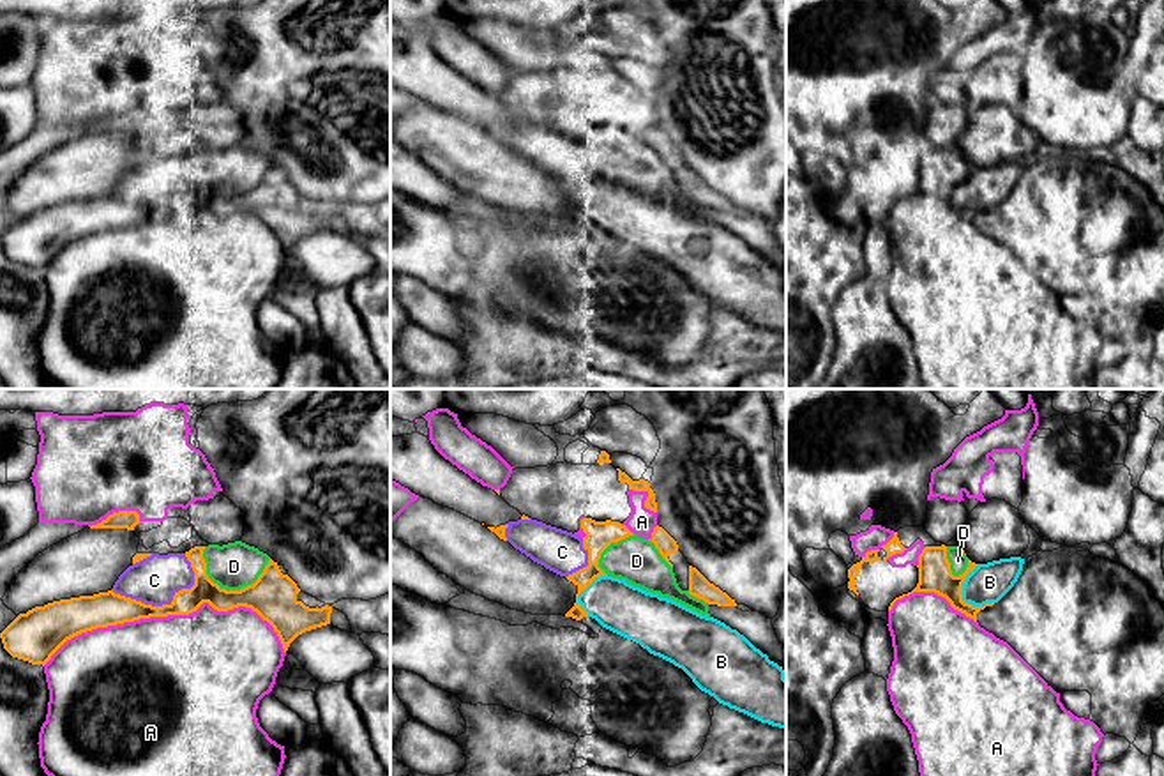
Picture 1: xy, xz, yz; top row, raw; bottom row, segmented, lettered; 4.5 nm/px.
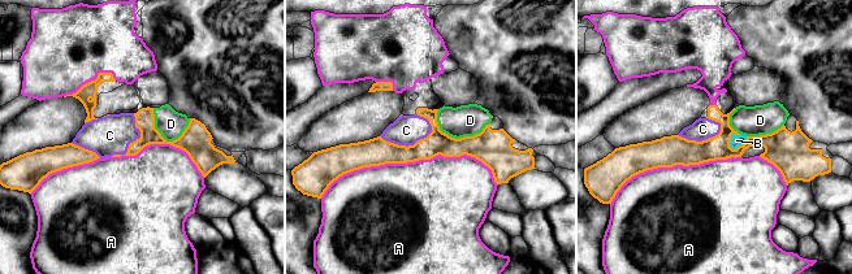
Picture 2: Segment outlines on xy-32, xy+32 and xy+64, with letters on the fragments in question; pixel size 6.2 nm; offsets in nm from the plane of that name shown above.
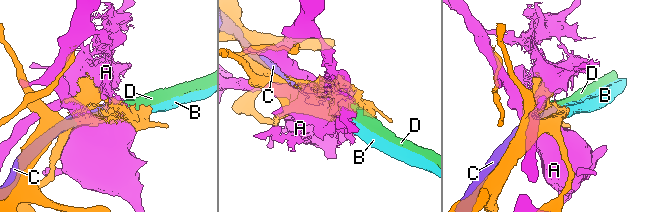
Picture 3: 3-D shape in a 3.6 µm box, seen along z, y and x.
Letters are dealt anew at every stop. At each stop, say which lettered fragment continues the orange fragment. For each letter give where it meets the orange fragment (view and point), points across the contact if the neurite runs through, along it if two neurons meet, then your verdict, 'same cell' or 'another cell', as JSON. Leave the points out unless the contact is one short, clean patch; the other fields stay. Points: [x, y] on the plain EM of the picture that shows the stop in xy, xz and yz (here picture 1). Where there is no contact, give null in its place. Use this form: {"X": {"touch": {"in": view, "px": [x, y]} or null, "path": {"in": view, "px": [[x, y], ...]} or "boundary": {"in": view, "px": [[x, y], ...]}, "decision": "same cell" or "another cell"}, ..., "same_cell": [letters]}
{"A": {"touch": {"in": "xy", "px": [168, 218]}, "decision": "another cell"}, "B": {"touch": {"in": "yz", "px": [961, 191]}, "decision": "same cell"}, "C": {"touch": {"in": "xy", "px": [159, 211]}, "decision": "another cell"}, "D": {"touch": {"in": "xy", "px": [230, 195]}, "decision": "another cell"}, "same_cell": ["B"]}

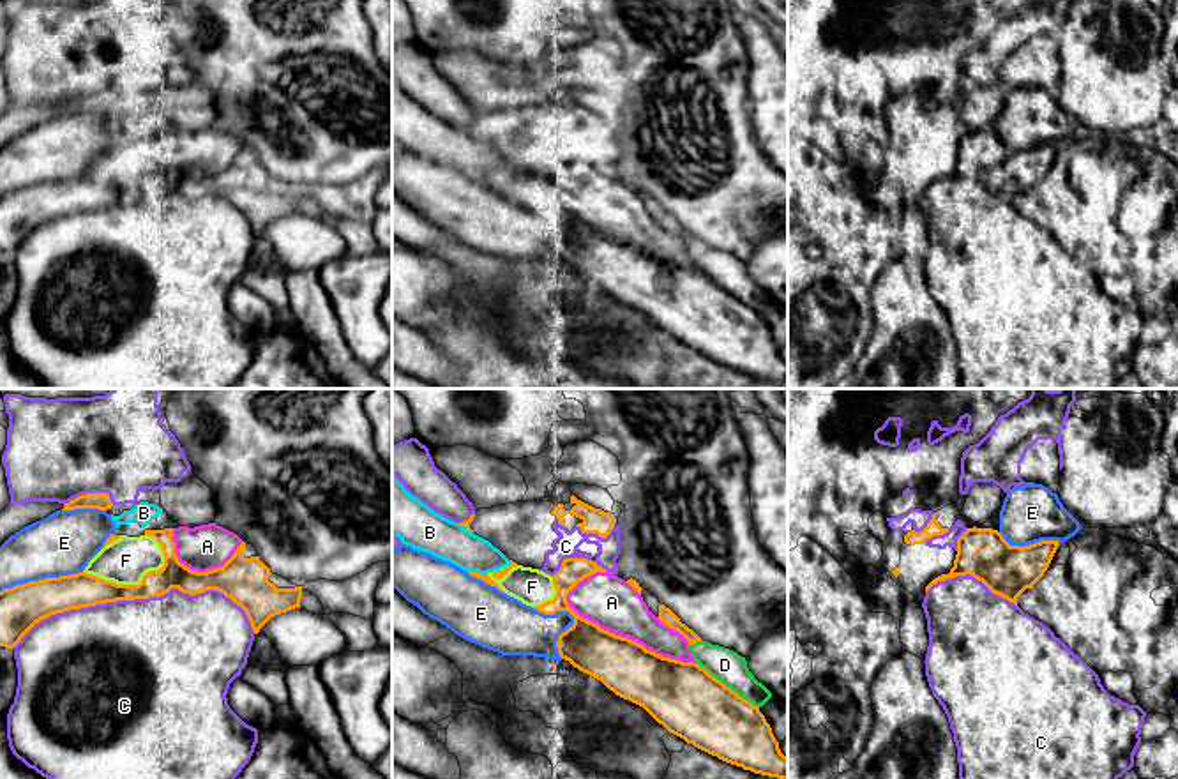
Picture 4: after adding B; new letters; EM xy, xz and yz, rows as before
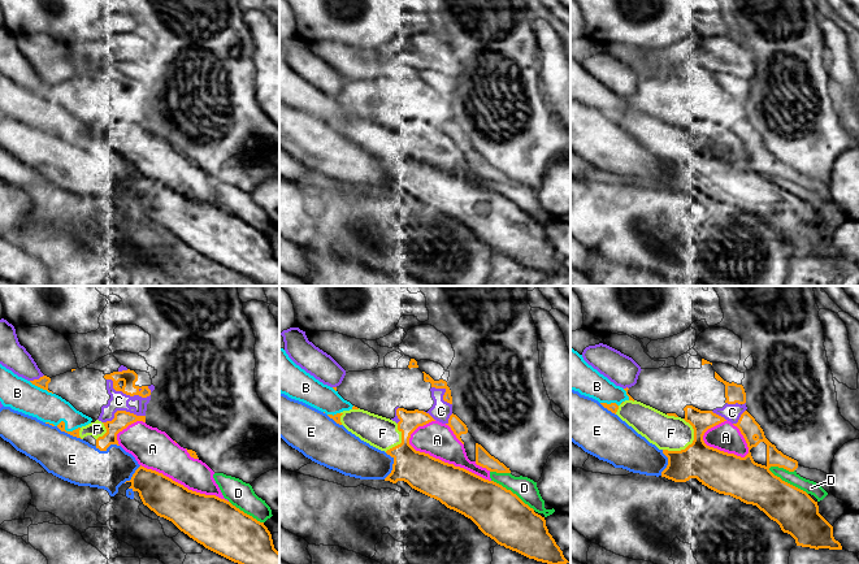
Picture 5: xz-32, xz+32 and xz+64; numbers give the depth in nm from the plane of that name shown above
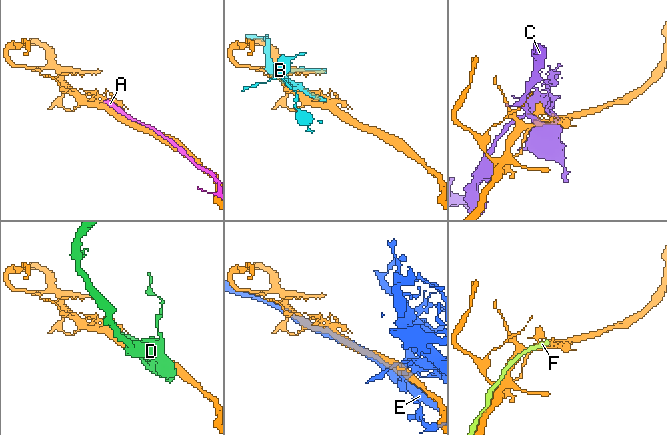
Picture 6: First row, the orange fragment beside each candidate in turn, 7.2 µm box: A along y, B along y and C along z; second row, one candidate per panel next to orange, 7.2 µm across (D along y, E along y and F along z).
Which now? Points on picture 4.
{"A": {"touch": {"in": "xz", "px": [626, 242]}, "decision": "another cell"}, "B": {"touch": {"in": "xz", "px": [477, 177]}, "decision": "another cell"}, "C": {"touch": {"in": "xy", "px": [138, 202]}, "decision": "another cell"}, "D": {"touch": {"in": "xz", "px": [724, 290]}, "decision": "another cell"}, "E": {"touch": {"in": "xz", "px": [574, 223]}, "decision": "another cell"}, "F": {"touch": {"in": "xy", "px": [129, 189]}, "decision": "another cell"}, "same_cell": []}

